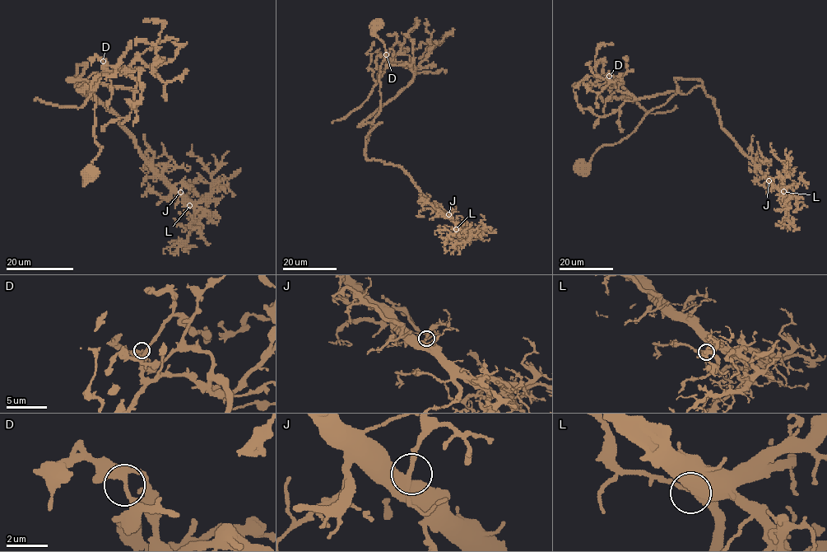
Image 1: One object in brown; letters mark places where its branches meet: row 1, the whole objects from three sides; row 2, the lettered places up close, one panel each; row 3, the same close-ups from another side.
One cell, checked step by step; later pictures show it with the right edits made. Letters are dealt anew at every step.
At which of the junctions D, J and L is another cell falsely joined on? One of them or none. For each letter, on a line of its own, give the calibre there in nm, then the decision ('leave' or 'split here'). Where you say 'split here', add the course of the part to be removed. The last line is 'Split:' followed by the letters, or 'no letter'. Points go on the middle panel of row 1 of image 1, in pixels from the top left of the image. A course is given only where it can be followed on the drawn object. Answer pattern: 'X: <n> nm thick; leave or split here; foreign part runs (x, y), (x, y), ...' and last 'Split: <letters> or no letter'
D: 240 nm thick; split here; foreign part runs (386, 54), (387, 67), (369, 97), (358, 107), (332, 123)
J: 280 nm thick; leave
L: 300 nm thick; leave
Split: D

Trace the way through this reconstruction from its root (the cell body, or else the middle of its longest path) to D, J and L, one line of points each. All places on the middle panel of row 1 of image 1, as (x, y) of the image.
D: (374, 25), (385, 58), (373, 123), (382, 123), (365, 147), (374, 121), (363, 123), (414, 74), (386, 54)
J: (374, 25), (385, 58), (380, 113), (373, 123), (382, 123), (365, 139), (365, 157), (399, 166), (448, 214)
L: (374, 25), (385, 58), (380, 113), (373, 123), (382, 123), (365, 139), (365, 157), (399, 166), (456, 229)

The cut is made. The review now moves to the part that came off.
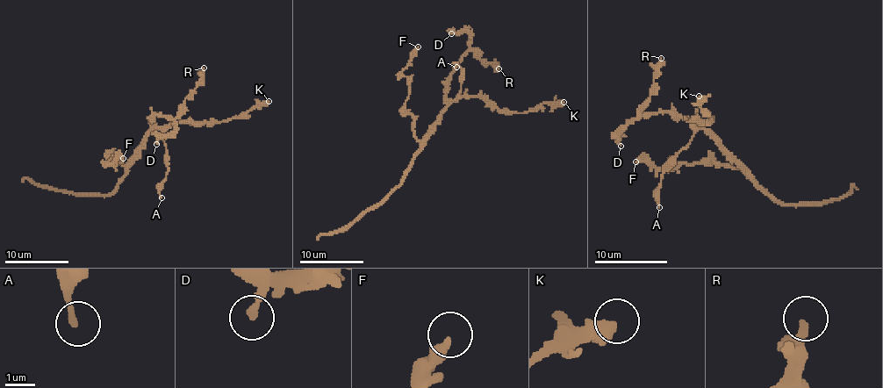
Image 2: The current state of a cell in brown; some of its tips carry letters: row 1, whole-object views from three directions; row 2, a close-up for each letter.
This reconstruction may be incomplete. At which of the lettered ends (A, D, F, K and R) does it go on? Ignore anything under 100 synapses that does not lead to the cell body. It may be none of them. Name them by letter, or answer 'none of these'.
none of these

